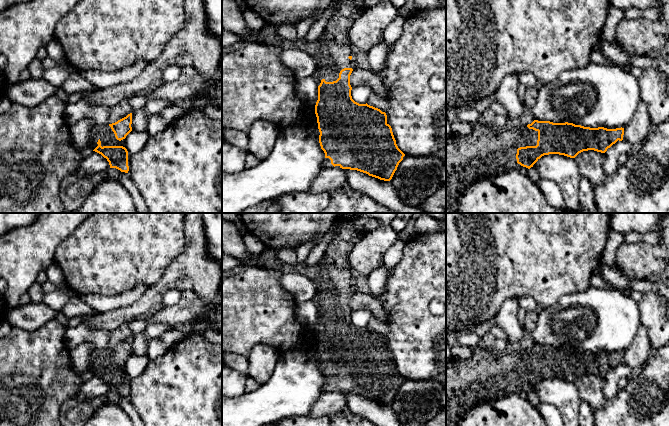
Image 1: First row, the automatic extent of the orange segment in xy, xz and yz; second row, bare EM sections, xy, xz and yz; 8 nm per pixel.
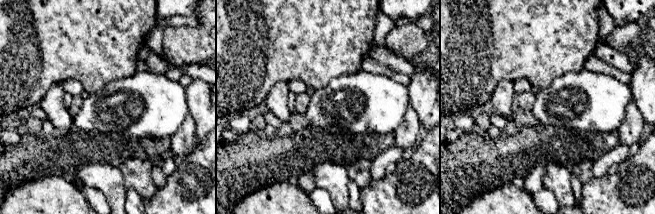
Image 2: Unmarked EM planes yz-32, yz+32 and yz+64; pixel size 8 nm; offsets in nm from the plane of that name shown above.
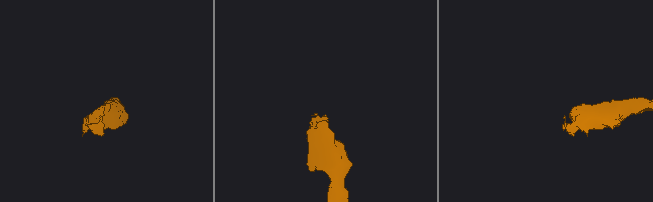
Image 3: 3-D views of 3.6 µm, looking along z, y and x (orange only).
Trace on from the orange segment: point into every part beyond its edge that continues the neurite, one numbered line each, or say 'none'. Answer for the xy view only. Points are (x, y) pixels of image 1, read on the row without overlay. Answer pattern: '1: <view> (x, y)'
1: xy (103, 356)

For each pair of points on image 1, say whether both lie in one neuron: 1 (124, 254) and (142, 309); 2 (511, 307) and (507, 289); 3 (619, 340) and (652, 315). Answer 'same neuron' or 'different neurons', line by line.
1: different neurons
2: different neurons
3: different neurons

